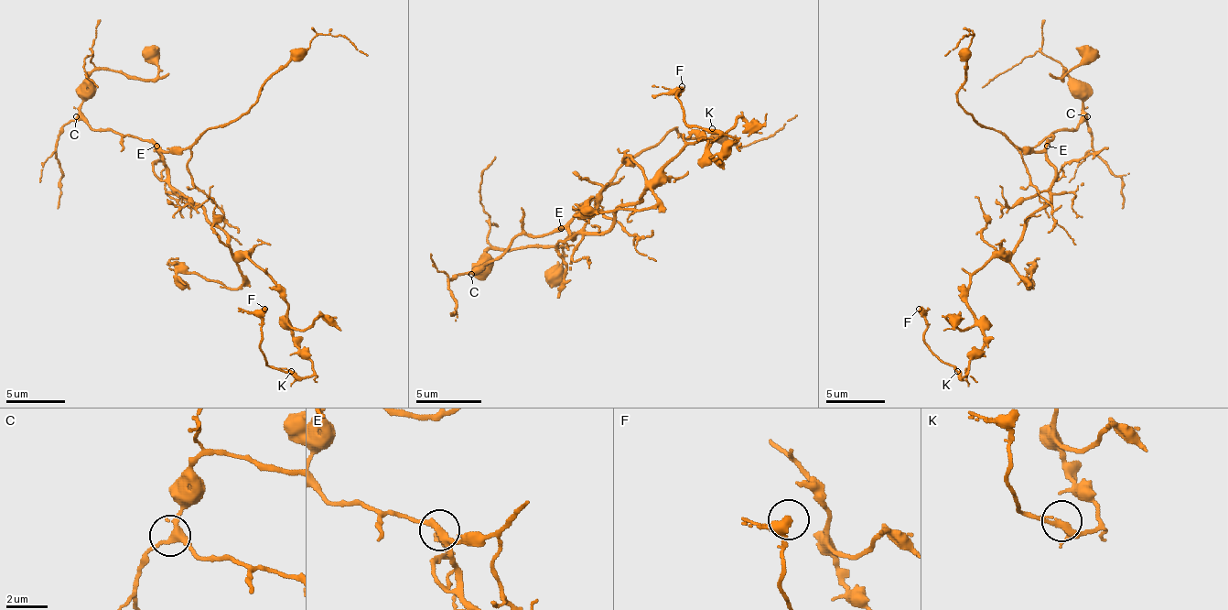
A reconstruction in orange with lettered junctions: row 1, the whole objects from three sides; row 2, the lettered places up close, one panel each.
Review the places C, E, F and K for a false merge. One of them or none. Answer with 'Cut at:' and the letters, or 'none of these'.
Cut at: E

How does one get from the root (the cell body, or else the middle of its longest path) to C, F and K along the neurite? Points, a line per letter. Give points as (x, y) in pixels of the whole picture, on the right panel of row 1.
C: (1039, 211), (1049, 202), (1049, 188), (1054, 176), (1046, 146), (1058, 131), (1072, 131), (1087, 116)
F: (1039, 211), (1010, 253), (969, 279), (984, 347), (963, 376), (924, 341), (919, 309)
K: (1039, 211), (1025, 223), (1010, 253), (996, 253), (969, 279), (966, 302), (984, 347), (963, 376), (957, 371)

